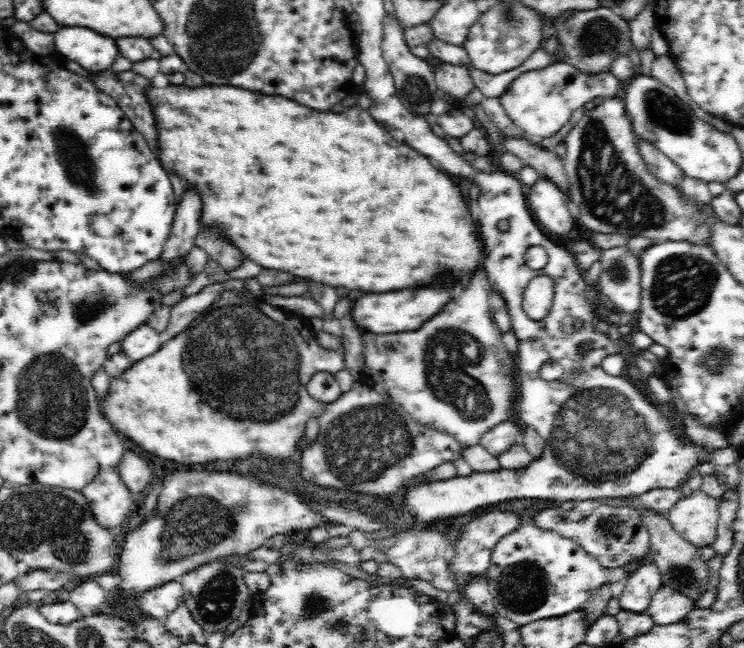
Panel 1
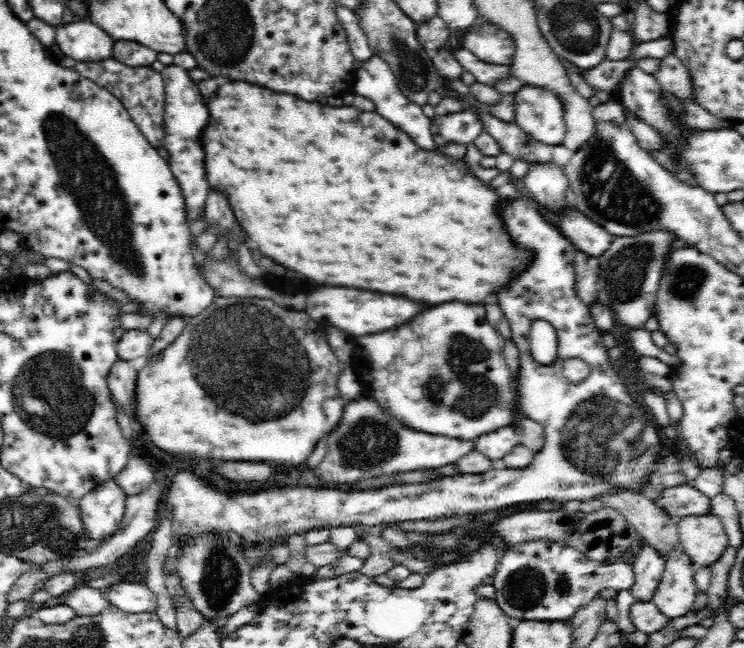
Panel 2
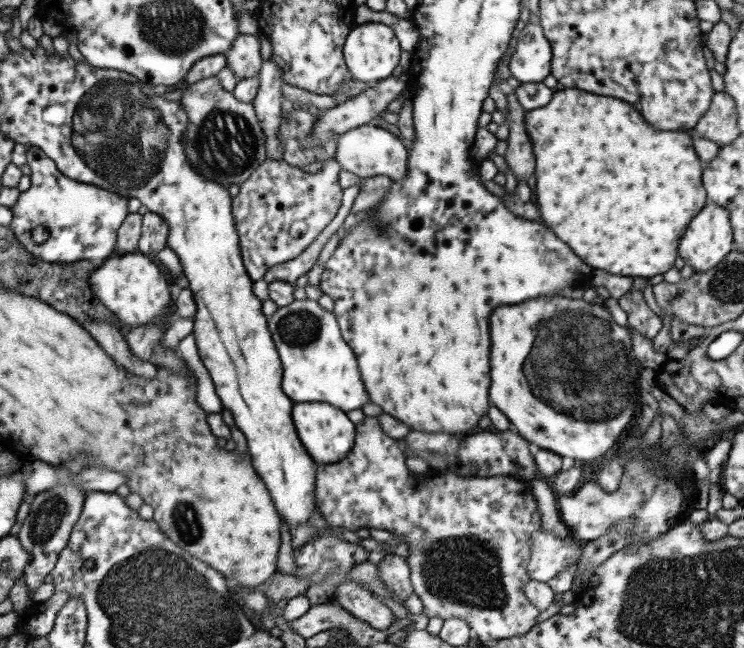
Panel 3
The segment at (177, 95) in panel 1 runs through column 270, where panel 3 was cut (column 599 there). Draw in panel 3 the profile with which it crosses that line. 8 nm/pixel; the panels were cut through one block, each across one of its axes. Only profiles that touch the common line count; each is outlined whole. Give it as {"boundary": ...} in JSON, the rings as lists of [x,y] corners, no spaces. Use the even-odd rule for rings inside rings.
{"boundary":[[[559,88],[551,96],[551,100],[537,110],[525,112],[525,132],[531,140],[531,150],[535,156],[535,190],[533,190],[533,204],[539,208],[539,216],[543,224],[547,224],[553,234],[565,242],[575,256],[579,256],[591,268],[603,268],[605,272],[617,276],[639,276],[651,280],[655,274],[663,274],[673,266],[677,258],[677,242],[687,226],[687,222],[707,204],[707,194],[701,186],[701,160],[697,160],[693,152],[693,140],[689,132],[661,132],[653,130],[645,120],[633,110],[629,104],[609,98],[609,96],[595,96],[589,92],[581,92],[575,88]]]}

